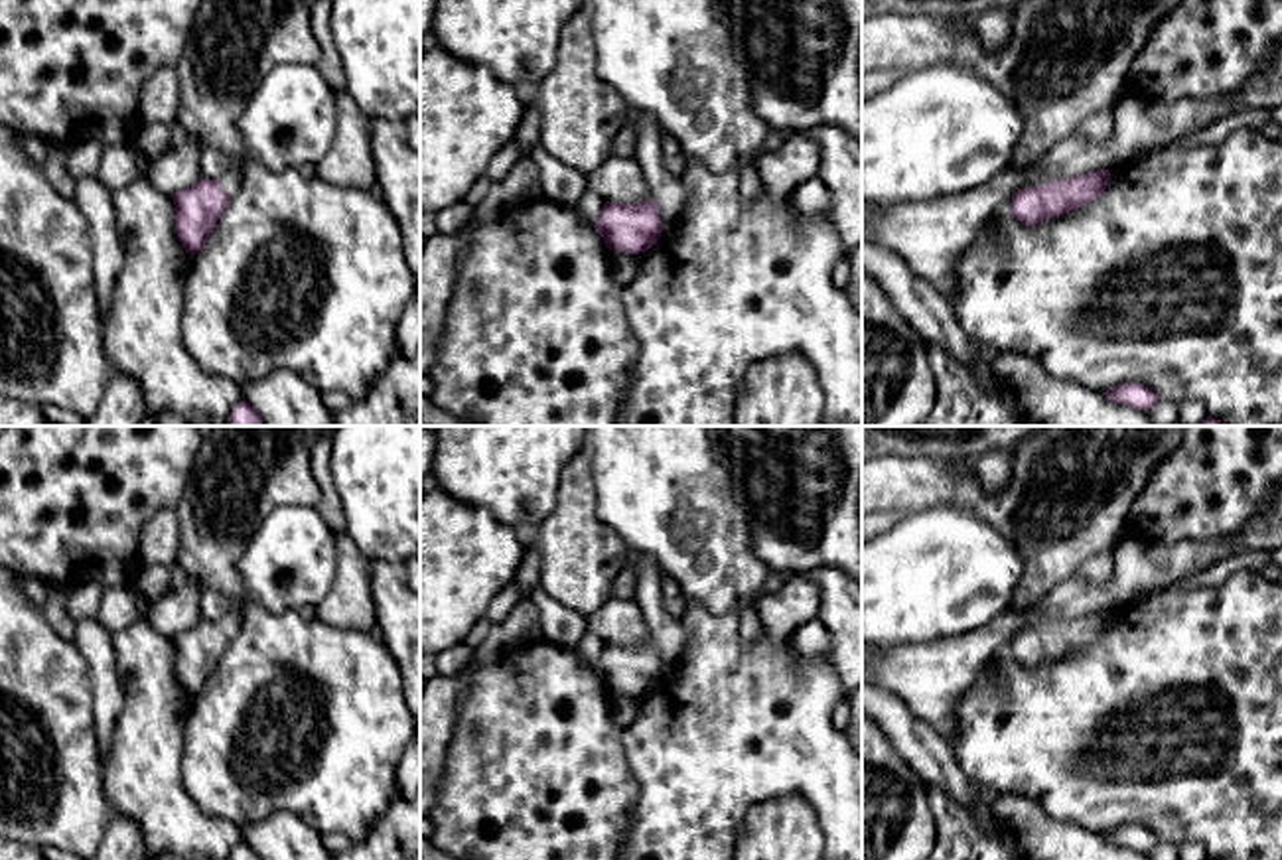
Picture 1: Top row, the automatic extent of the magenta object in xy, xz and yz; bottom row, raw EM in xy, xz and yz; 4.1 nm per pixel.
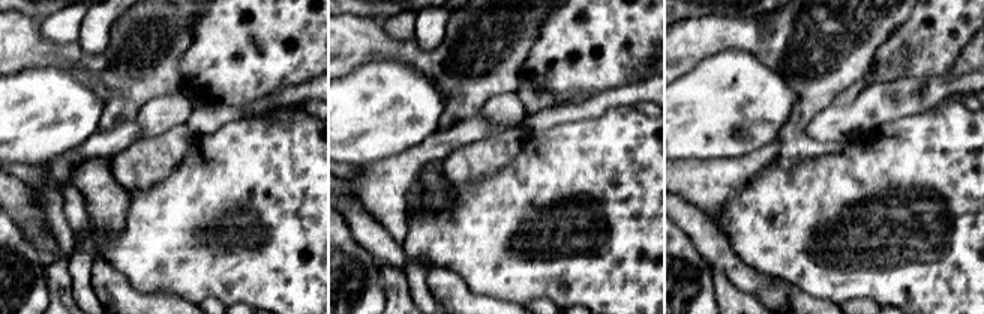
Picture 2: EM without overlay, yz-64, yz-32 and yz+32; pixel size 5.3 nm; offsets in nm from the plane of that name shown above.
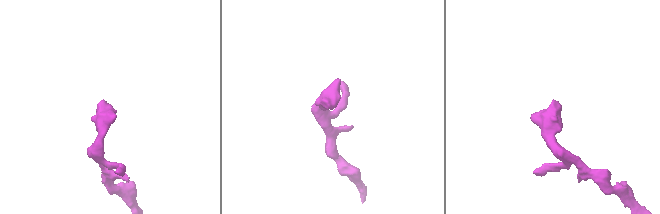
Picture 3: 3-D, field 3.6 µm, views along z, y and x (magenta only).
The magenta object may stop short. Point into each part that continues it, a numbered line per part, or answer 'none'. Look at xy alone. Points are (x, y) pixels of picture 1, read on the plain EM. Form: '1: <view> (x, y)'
1: xy (241, 474)

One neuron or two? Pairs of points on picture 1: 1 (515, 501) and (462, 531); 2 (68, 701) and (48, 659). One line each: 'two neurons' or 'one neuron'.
1: two neurons
2: one neuron

